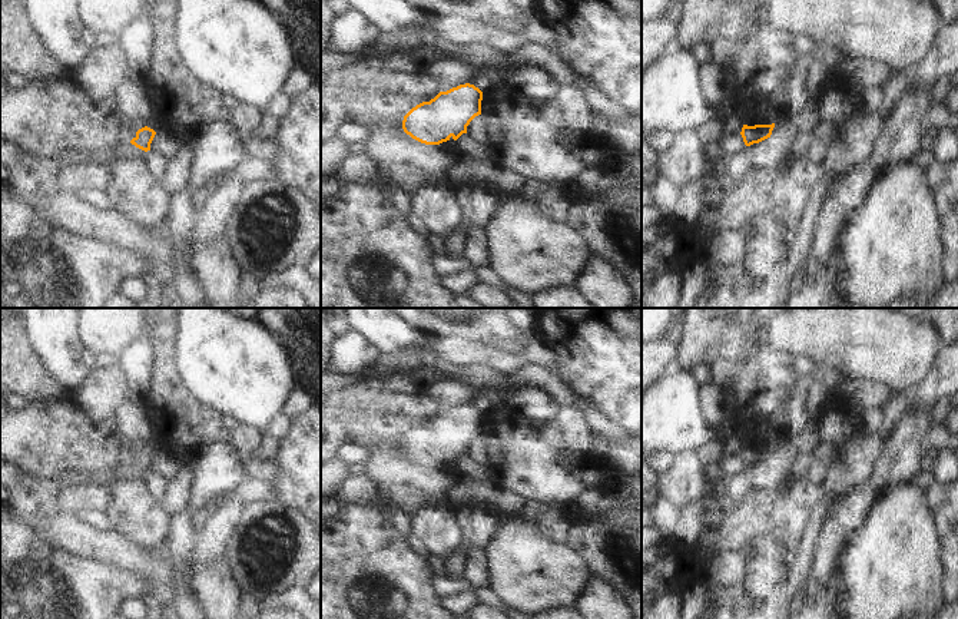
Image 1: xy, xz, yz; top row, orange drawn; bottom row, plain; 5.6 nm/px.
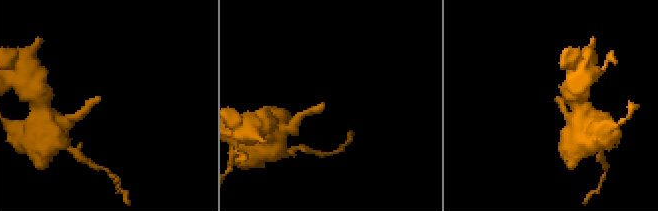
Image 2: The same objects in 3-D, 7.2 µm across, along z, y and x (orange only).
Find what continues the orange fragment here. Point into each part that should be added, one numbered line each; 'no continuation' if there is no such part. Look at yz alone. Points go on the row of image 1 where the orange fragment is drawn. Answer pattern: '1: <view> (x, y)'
no continuation

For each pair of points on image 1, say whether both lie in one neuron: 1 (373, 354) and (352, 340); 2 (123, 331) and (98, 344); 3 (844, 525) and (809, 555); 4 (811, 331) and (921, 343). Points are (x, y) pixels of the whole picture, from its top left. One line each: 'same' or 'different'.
1: same
2: same
3: different
4: same

